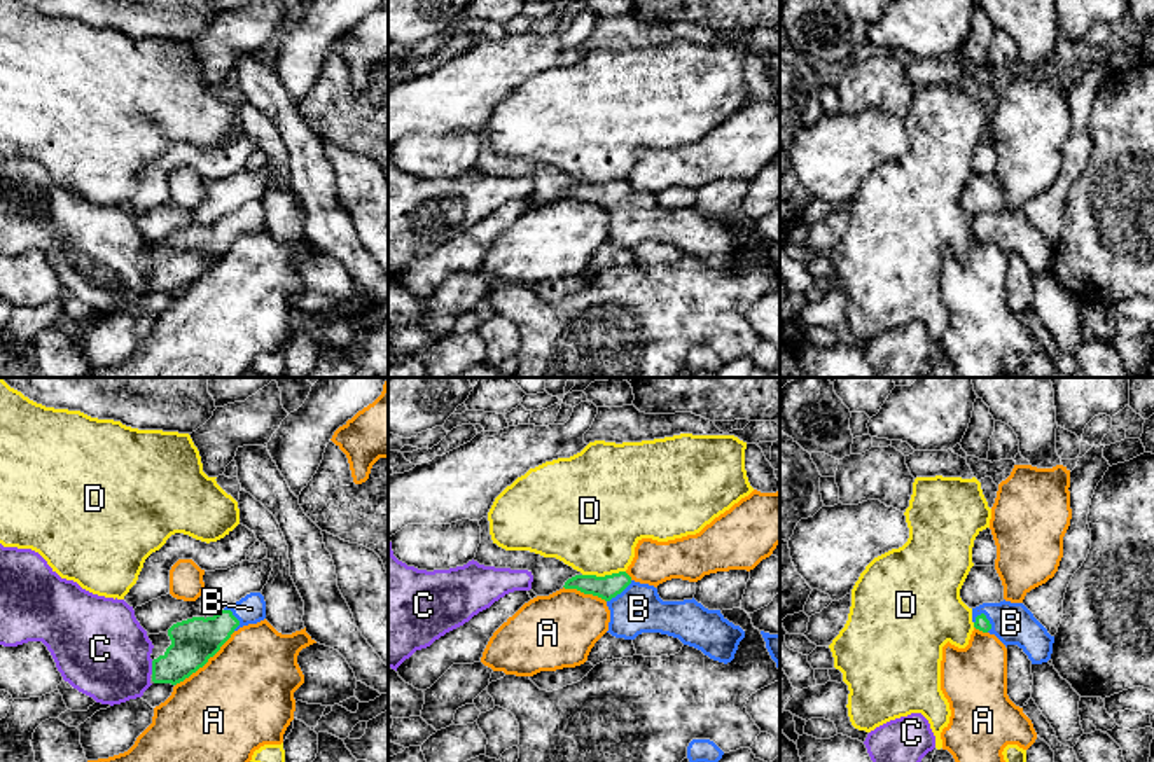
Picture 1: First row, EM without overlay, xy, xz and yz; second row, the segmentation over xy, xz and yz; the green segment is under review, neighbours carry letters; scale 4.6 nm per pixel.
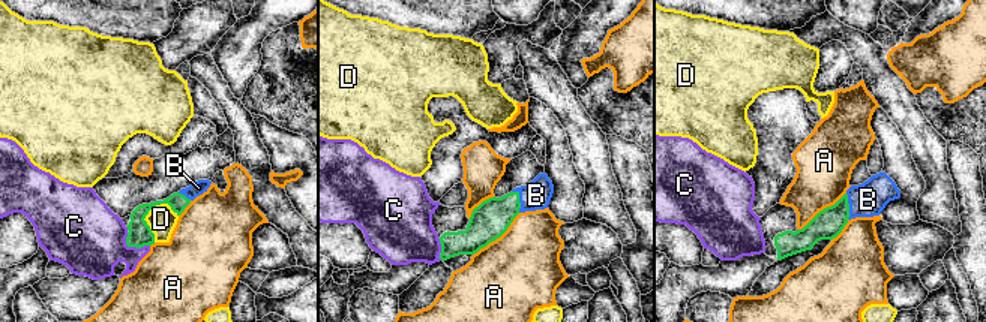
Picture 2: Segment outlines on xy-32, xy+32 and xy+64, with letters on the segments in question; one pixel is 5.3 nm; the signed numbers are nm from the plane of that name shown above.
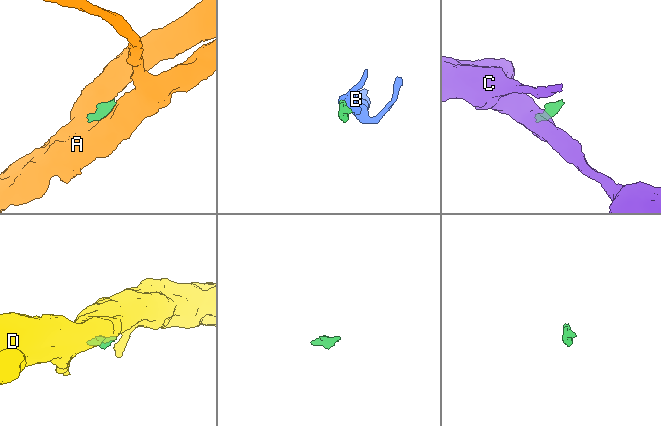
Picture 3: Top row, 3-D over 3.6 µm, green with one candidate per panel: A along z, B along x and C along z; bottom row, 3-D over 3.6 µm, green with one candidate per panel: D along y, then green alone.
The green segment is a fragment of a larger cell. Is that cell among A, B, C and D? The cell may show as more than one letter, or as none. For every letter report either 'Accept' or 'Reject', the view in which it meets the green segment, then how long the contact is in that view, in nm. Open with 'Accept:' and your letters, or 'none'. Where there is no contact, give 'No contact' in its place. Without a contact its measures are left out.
Accept: B
A: Reject. Touches green in xy. Shared border 380 nm
B: Accept. Touches green in yz. Shared border 100 nm
C: Reject. Touches green in xy. Shared border 60 nm
D: Reject. Touches green in xz. Shared border 200 nm

